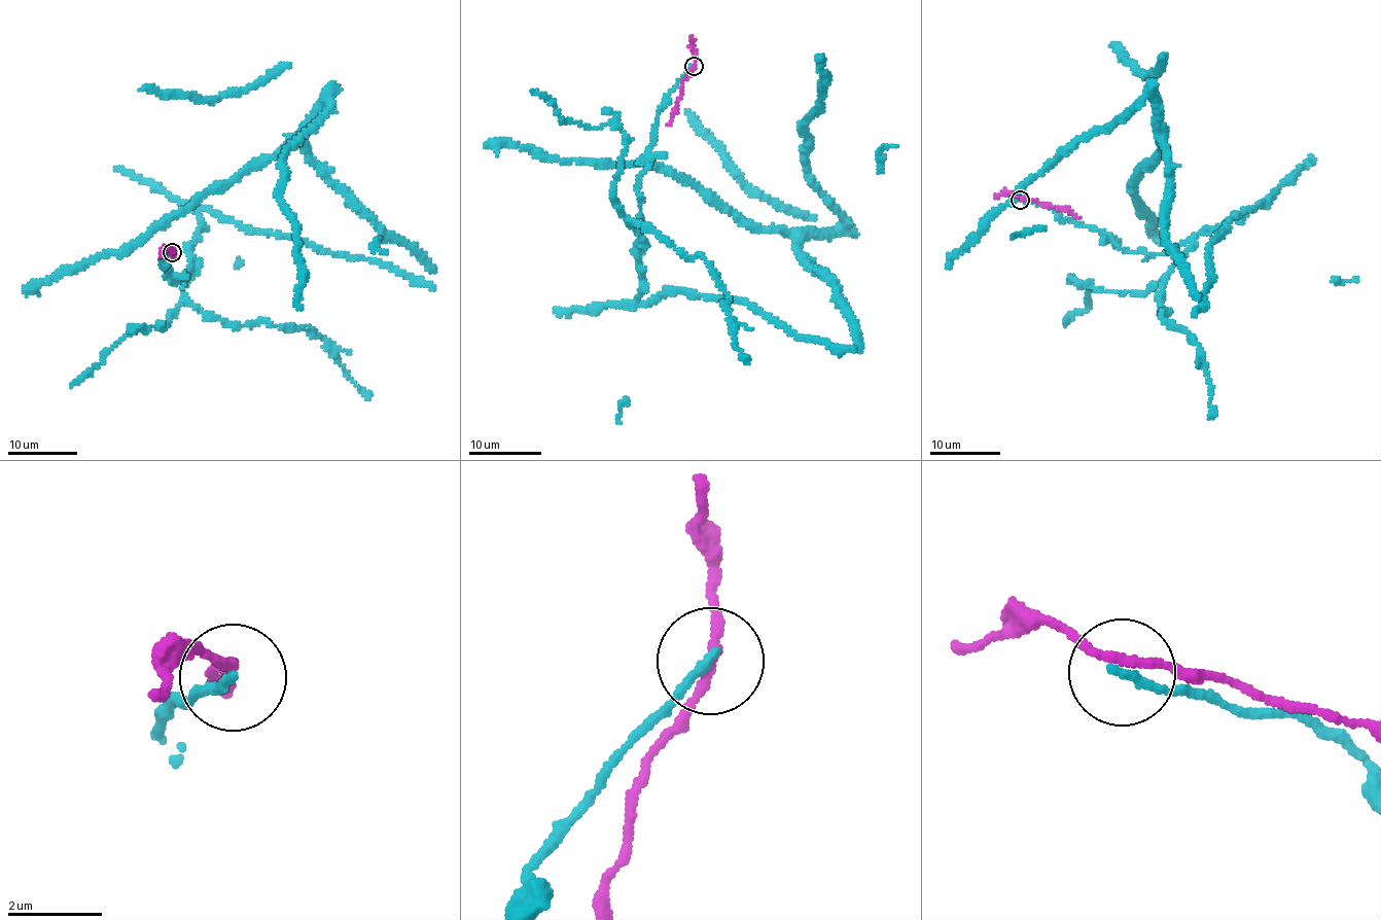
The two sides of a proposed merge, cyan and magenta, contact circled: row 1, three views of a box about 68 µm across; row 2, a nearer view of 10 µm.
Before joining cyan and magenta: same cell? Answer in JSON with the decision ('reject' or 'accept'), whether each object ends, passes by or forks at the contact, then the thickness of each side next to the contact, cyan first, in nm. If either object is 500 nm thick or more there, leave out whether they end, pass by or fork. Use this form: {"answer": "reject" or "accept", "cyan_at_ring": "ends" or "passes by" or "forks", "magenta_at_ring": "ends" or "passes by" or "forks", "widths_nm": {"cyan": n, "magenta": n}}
{"answer": "reject", "cyan_at_ring": "ends", "magenta_at_ring": "passes by", "widths_nm": {"cyan": 190, "magenta": 180}}

